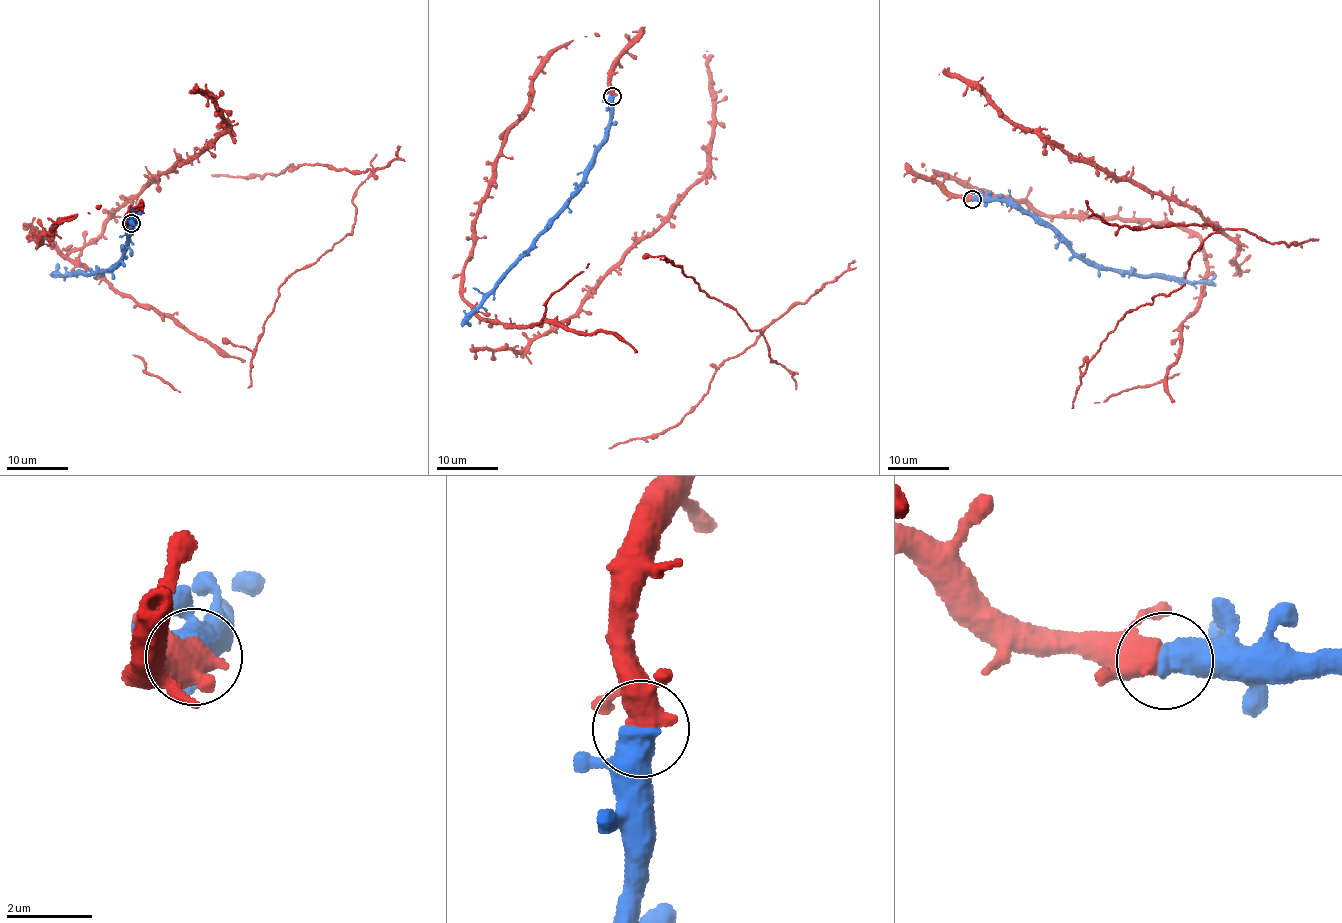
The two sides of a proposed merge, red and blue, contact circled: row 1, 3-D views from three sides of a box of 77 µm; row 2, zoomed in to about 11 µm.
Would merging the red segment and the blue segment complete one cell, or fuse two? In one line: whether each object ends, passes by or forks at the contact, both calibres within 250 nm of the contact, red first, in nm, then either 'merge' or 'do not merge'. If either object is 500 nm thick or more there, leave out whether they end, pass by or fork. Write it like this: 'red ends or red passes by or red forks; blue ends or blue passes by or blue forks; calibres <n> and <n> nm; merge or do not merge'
calibres 360 and 650 nm; merge

